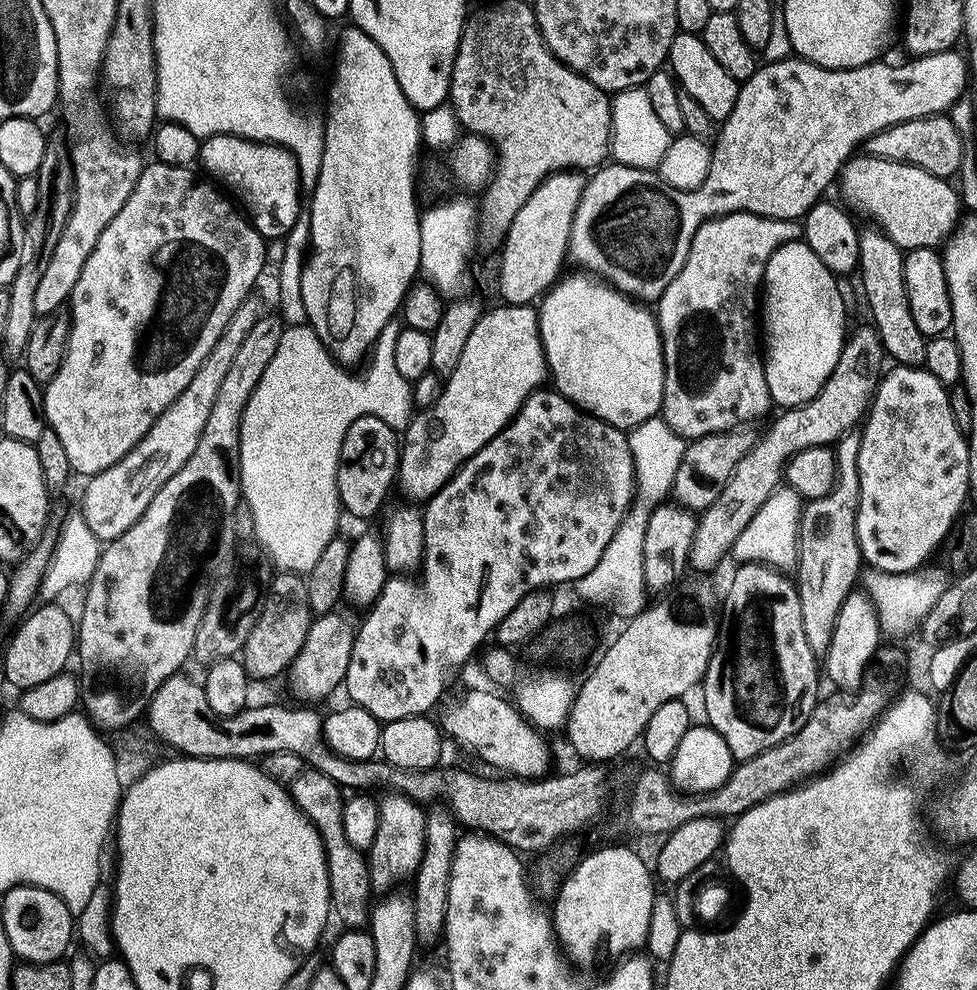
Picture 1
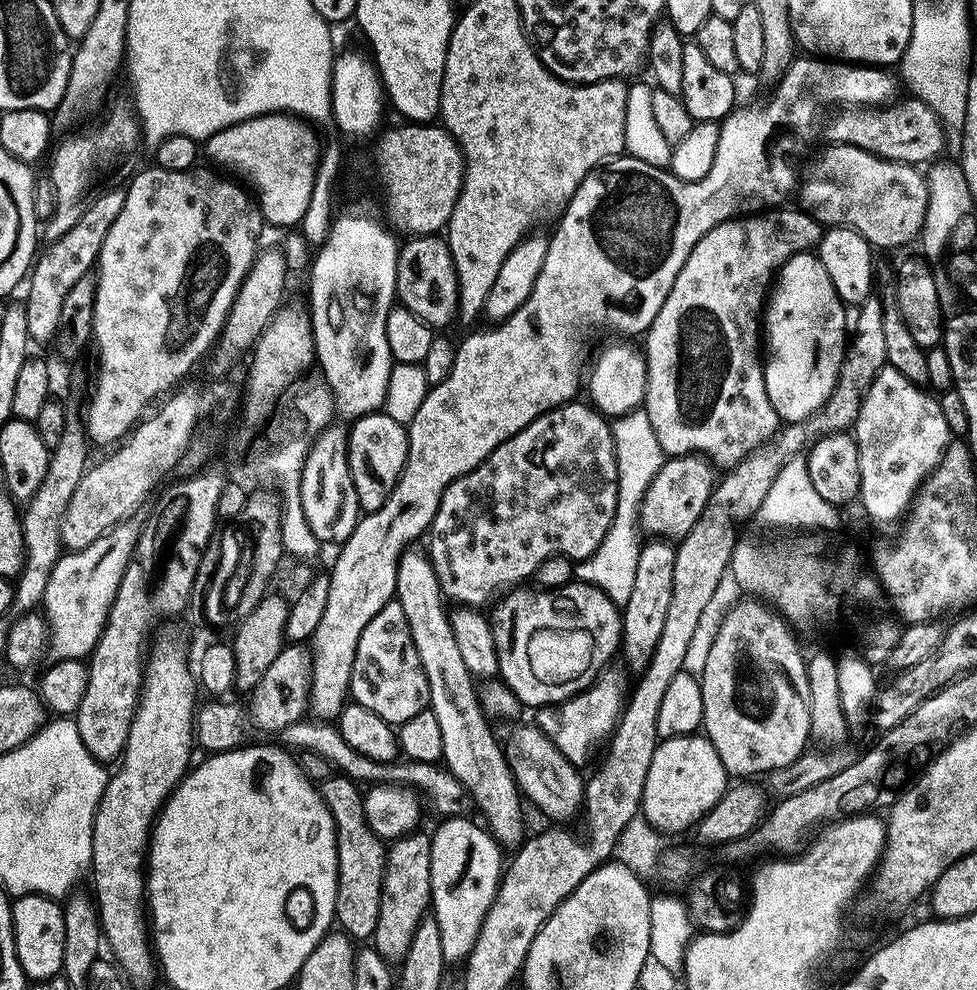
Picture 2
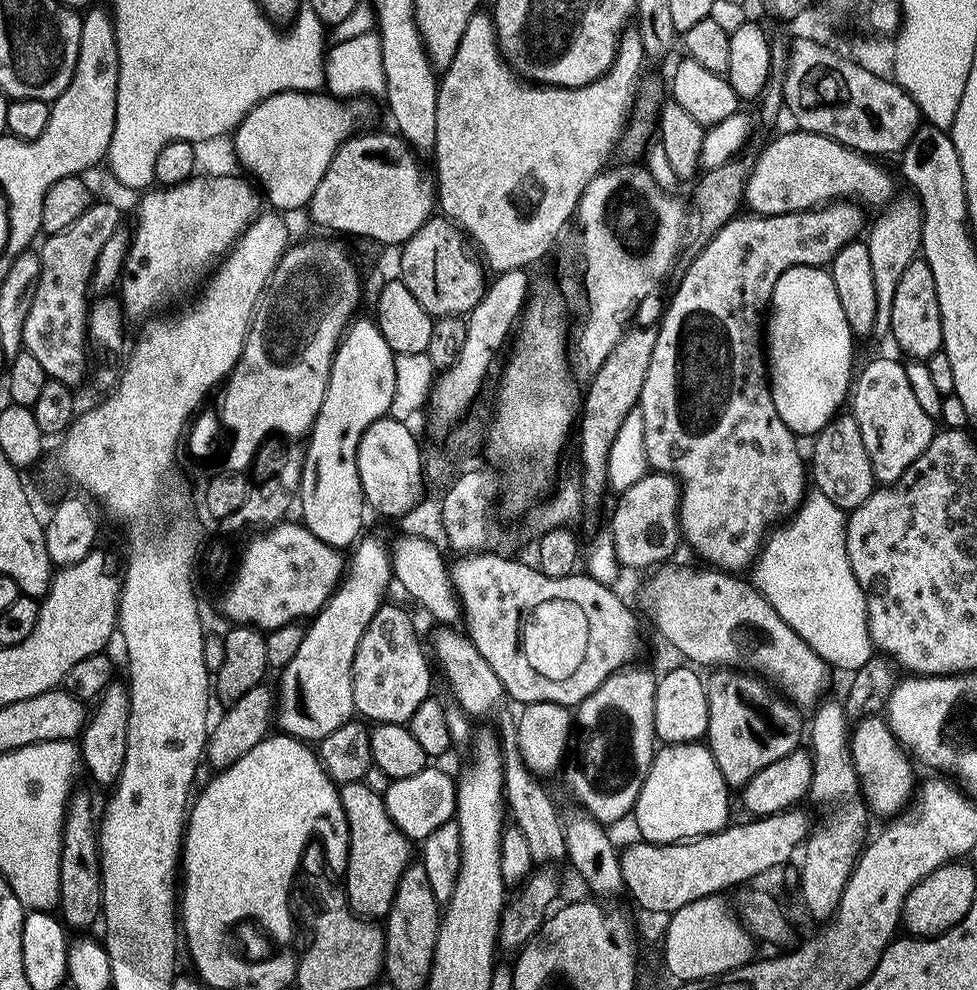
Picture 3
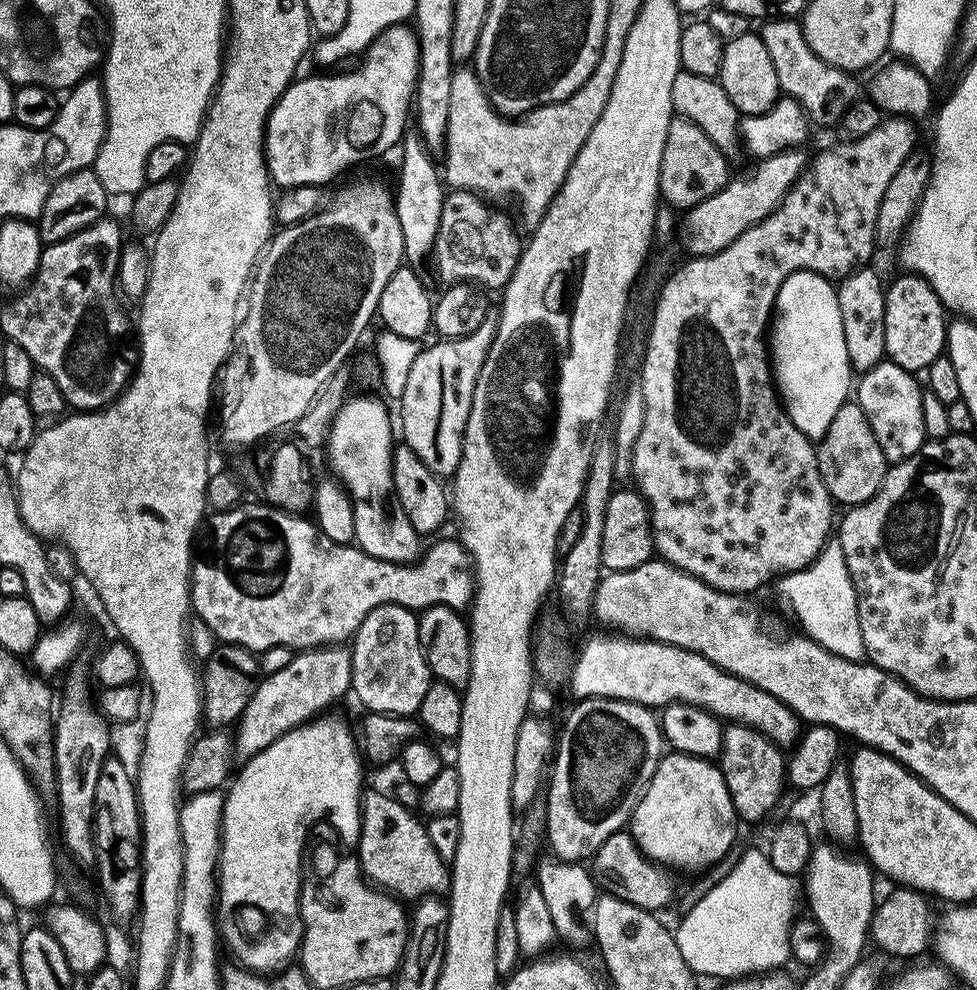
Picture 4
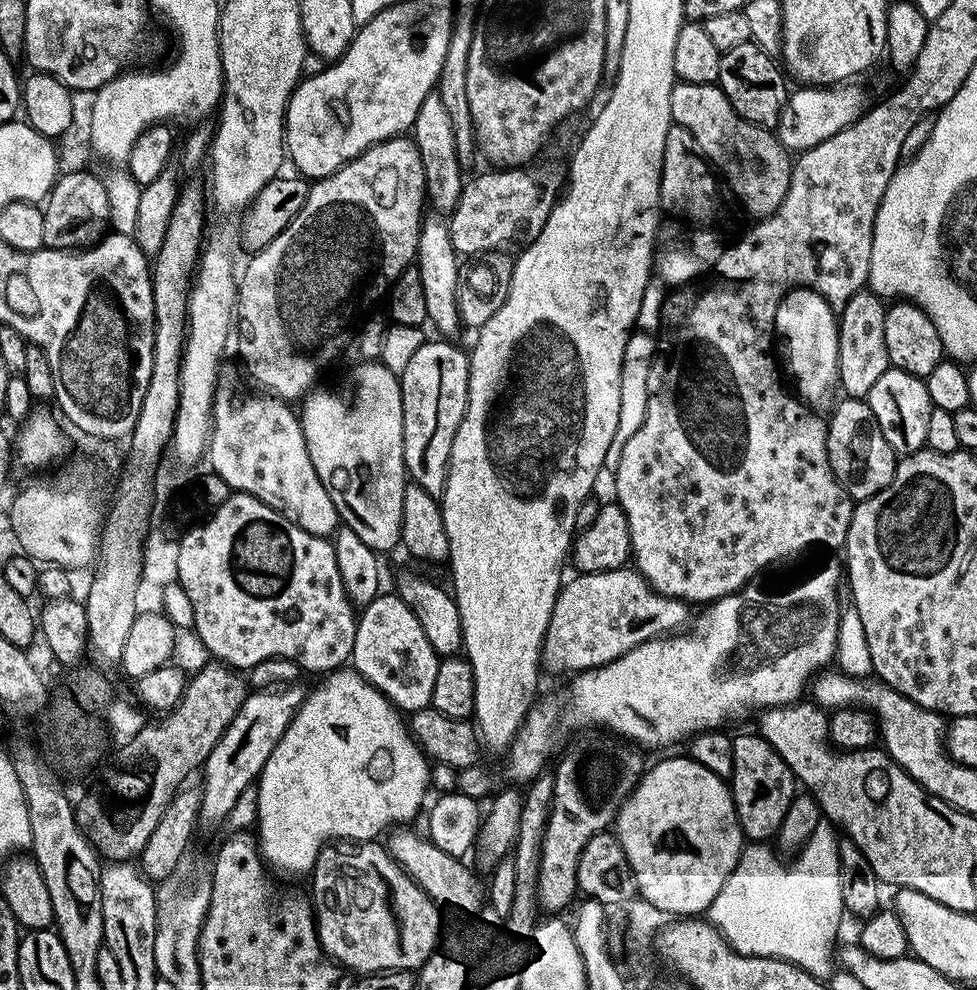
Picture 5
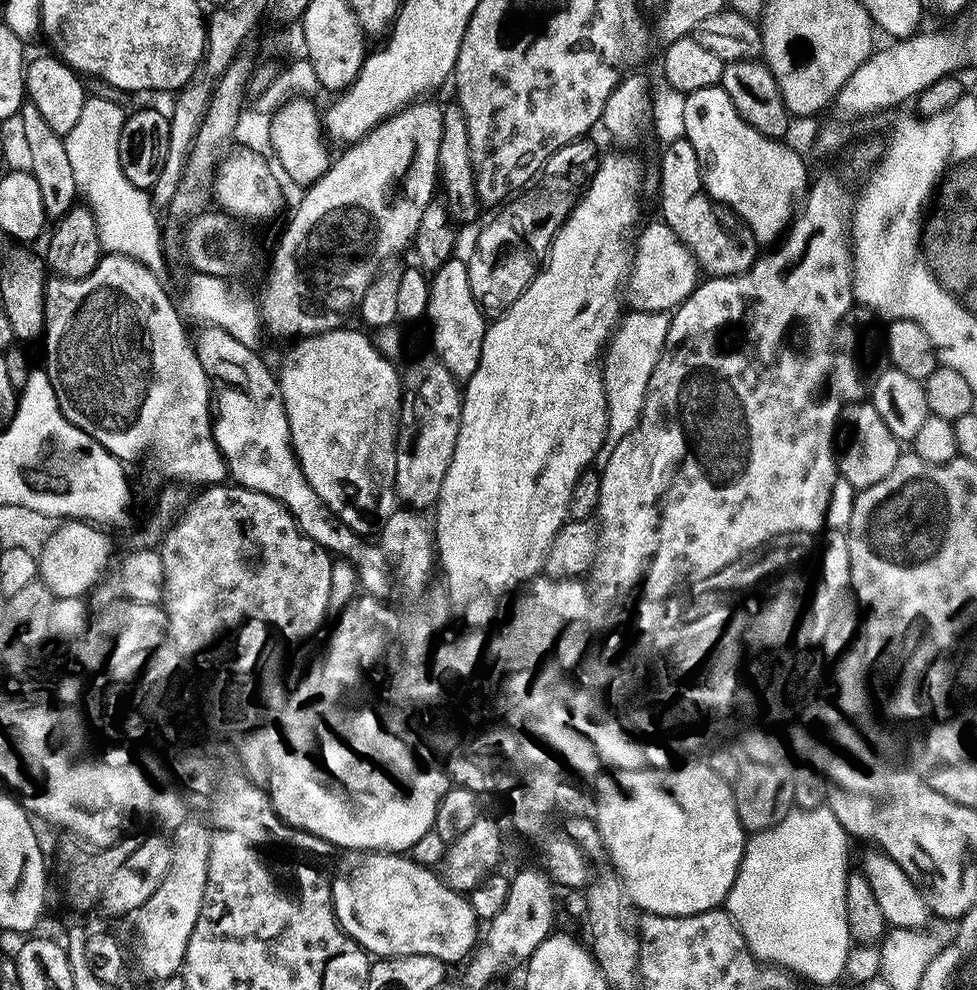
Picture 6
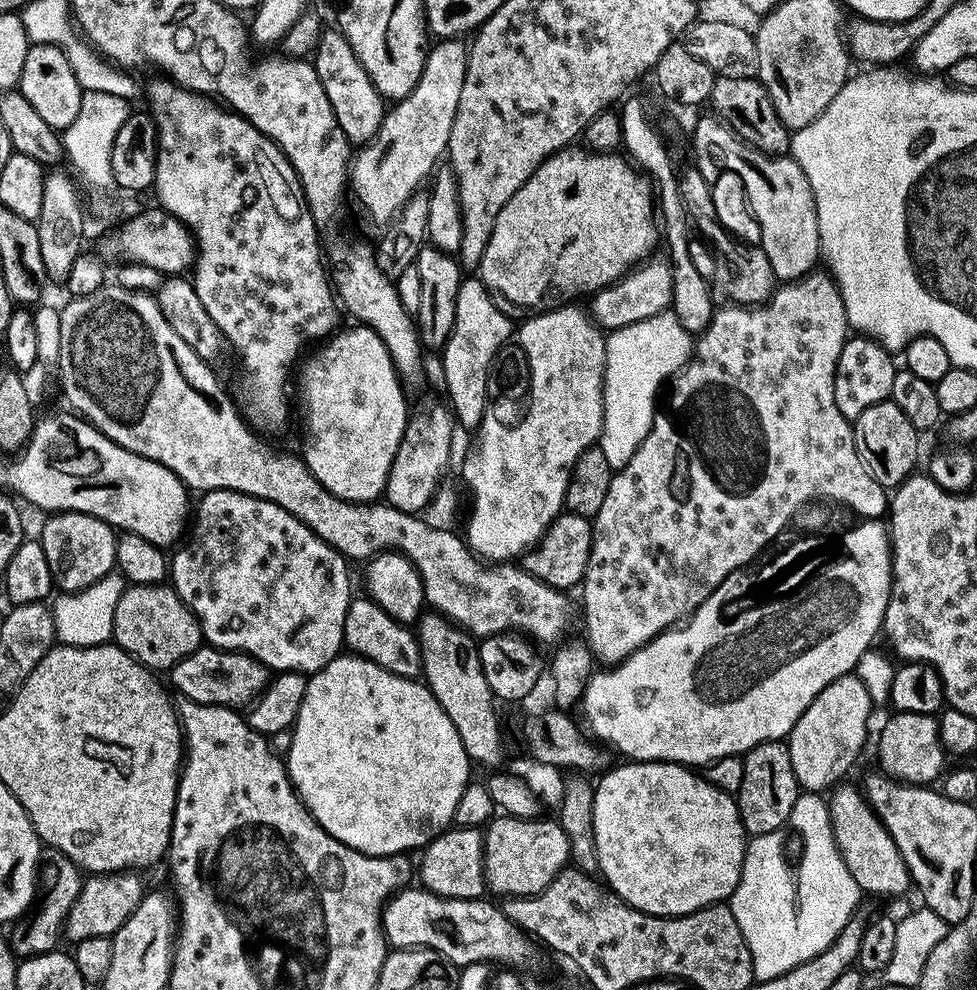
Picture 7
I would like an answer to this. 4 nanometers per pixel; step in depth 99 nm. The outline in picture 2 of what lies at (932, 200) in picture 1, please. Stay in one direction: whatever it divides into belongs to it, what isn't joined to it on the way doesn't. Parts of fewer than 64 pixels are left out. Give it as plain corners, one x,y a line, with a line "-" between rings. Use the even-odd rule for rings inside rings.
829,143
827,147
802,176
799,207
822,226
858,230
876,250
900,248
915,241
924,229
928,205
925,173
919,167
884,160
858,146

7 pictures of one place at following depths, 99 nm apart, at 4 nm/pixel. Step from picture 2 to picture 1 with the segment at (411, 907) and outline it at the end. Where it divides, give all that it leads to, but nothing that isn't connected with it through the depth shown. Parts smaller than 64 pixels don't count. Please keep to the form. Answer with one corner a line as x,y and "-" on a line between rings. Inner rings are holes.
385,791
376,805
377,826
373,844
367,848
366,859
373,893
387,894
404,879
415,877
424,853
426,812
415,800
398,792

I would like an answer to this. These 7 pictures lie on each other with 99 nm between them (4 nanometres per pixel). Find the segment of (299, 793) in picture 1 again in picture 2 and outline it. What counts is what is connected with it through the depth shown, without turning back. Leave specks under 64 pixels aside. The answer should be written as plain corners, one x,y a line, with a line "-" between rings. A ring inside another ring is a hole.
332,774
327,780
319,781
318,791
326,802
336,827
338,898
336,899
335,923
338,928
340,924
339,931
353,941
371,941
374,930
378,926
378,906
382,898
385,841
373,833
367,824
363,812
364,797
357,781
349,780
348,777
339,774

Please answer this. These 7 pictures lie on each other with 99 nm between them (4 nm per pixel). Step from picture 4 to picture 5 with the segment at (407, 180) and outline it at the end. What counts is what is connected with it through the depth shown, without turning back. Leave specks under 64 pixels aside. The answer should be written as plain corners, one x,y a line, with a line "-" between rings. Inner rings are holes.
425,215
420,226
420,244
416,248
414,267
420,272
422,278
422,291
426,294
427,323
437,328
437,333
452,338
462,325
459,310
461,301
456,301
456,291
460,288
460,264
458,254
452,245
448,233
448,221
443,215

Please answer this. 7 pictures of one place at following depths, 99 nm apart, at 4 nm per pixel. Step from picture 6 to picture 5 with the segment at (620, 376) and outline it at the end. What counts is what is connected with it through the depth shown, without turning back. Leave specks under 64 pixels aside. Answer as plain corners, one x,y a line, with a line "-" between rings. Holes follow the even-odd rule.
659,282
649,283
646,294
642,298
642,306
638,310
638,318
636,319
636,328
632,337
626,342
626,350
622,358
622,407
618,410
618,430
614,434
614,442
612,449
606,454
606,465
609,469
616,469
618,466
618,458
622,446
626,446
633,434
638,430
638,426
642,426
642,422
646,418
646,406
648,405
648,383
650,382
650,370
652,369
652,359
656,356
658,340
653,334
659,333
662,328
662,309
666,299
665,285

